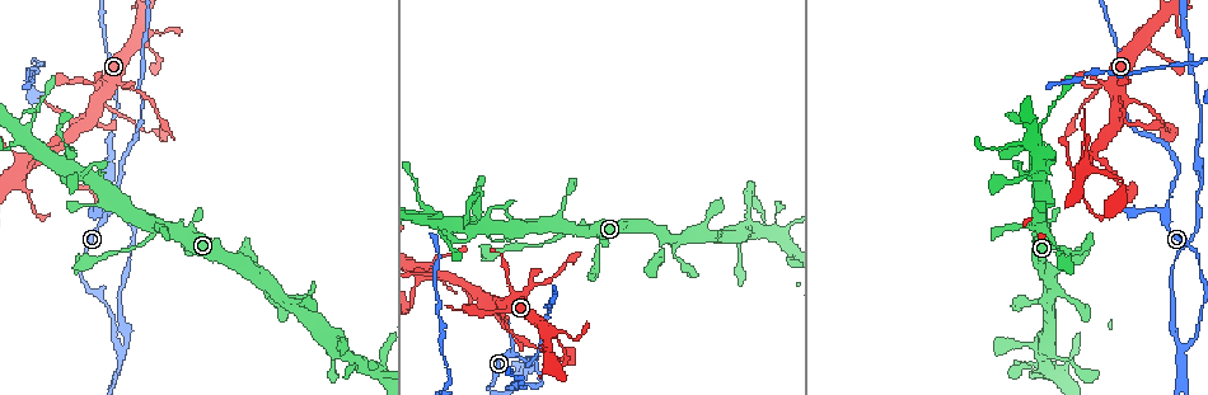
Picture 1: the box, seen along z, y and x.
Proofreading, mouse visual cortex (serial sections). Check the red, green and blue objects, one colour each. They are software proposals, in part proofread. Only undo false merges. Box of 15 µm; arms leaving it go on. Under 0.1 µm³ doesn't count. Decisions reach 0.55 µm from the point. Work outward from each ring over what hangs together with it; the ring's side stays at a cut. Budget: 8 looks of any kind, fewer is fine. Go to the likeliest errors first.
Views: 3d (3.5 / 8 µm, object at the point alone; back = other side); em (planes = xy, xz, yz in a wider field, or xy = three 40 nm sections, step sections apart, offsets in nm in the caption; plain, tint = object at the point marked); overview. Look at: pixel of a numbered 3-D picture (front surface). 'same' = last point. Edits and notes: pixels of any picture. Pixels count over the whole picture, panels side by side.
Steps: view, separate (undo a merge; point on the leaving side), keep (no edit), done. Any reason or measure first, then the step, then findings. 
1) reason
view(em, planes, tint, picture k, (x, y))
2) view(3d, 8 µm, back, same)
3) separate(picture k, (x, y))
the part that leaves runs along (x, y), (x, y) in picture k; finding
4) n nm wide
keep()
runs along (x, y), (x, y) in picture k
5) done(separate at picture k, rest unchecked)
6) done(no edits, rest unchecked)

three-way junction
view(3d, 3.5 µm, picture 1, (527, 371))

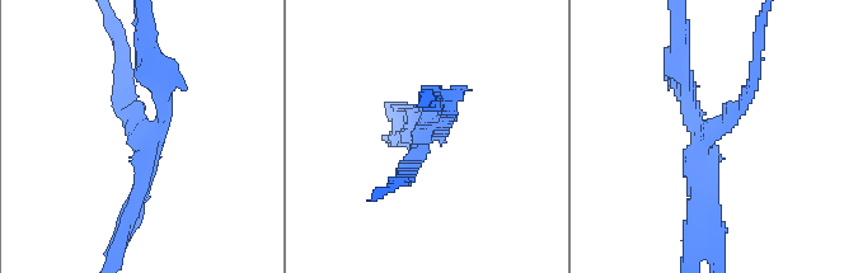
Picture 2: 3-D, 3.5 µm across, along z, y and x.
3 arms; arms of 150, 200, 250 nm; now the EM
view(em, planes, tint, picture 2, (147, 139))

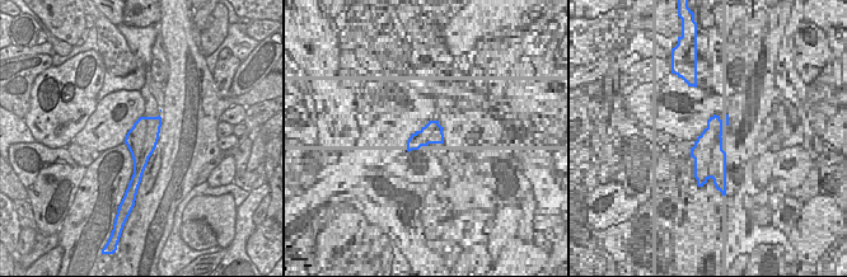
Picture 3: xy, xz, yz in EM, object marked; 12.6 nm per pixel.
separate(picture 2, (689, 79))
the part that leaves runs along (698, 126), (679, 75), (679, 24) in picture 2; a second cell is stuck on

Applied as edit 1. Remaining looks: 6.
see it whole again
view(overview)

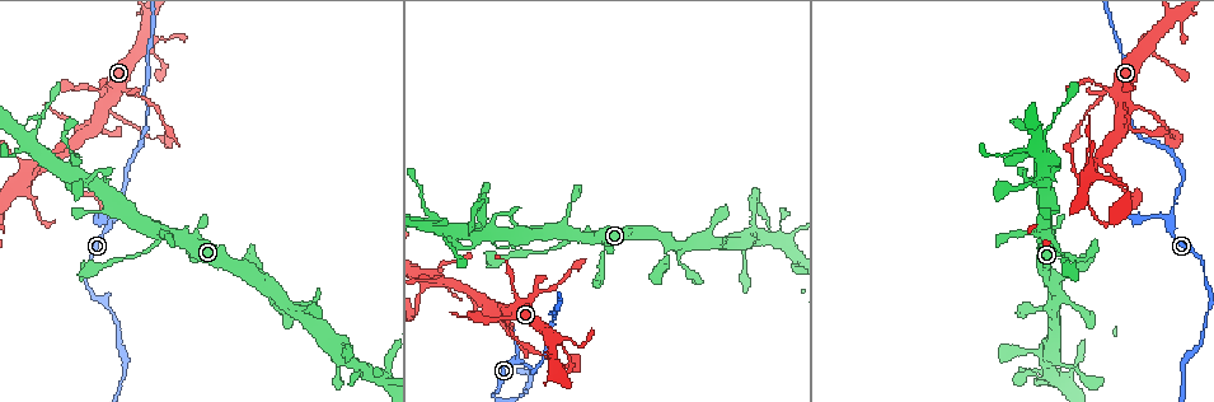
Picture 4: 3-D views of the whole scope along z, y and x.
side arm on a straight run
view(3d, 3.5 µm, picture 4, (103, 109))

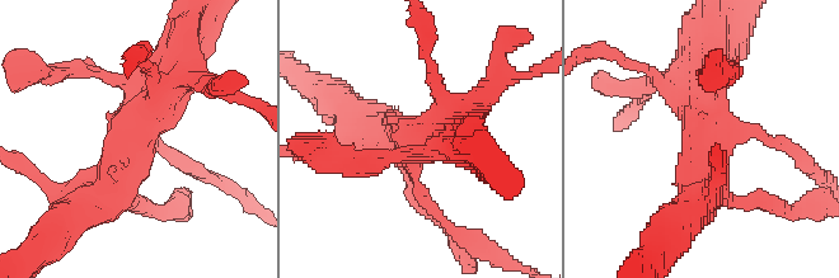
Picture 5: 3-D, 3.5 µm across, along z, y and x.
3 arms; arms of 150, 500, 500 nm; need the tissue
view(em, xy, step 2, tint, picture 5, (708, 141))

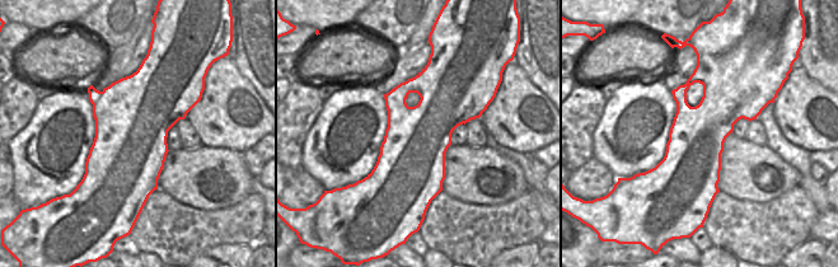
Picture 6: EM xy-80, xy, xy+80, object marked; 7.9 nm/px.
keep()
runs along (174, 69), (120, 178), (84, 210) in picture 5; one cell here

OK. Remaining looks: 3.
abrupt turn
view(3d, 8 µm, back, picture 4, (19, 175))

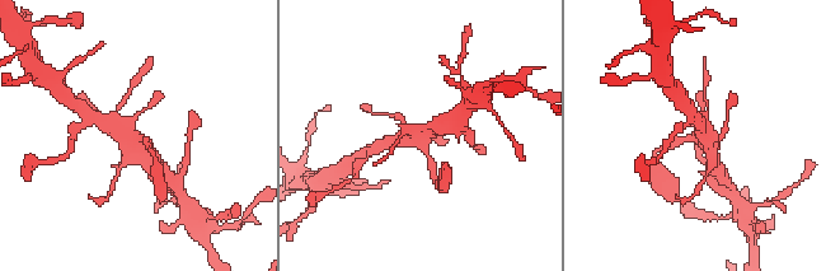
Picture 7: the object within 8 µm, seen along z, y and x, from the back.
view(em, xy, step 5, tint, picture 7, (138, 137))

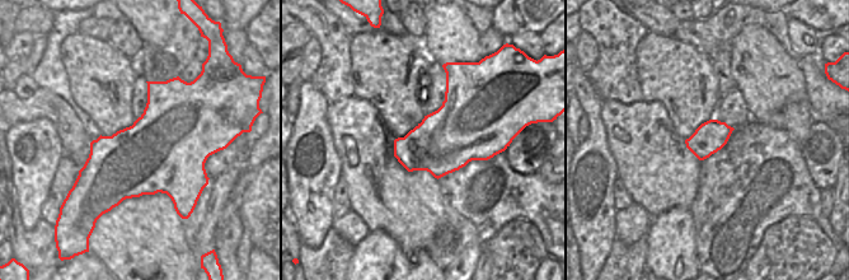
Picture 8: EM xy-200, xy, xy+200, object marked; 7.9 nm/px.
separate(picture 7, (699, 187))
the part that leaves runs along (131, 153), (121, 163), (107, 196) in picture 7; a second cell is stuck on

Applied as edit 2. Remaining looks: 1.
done(separate at picture 2, separate at picture 7, rest unchecked)

